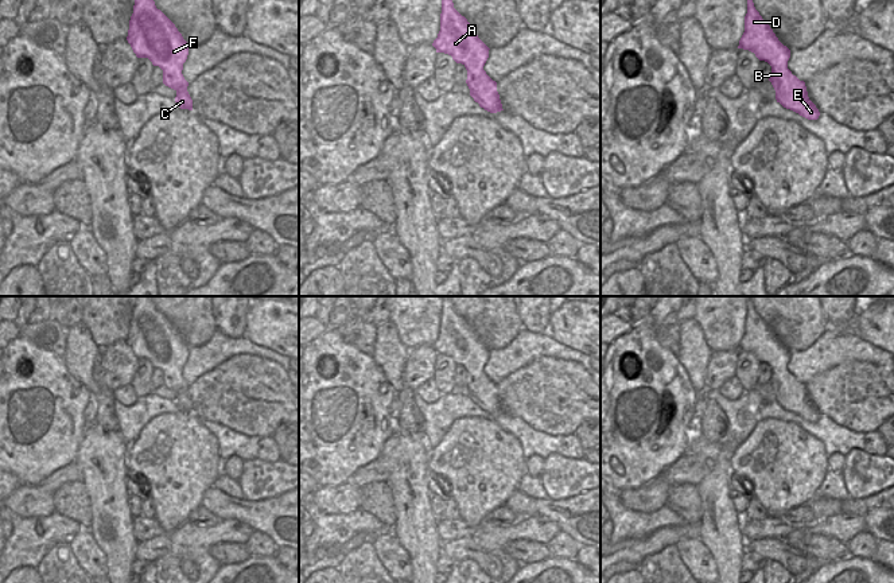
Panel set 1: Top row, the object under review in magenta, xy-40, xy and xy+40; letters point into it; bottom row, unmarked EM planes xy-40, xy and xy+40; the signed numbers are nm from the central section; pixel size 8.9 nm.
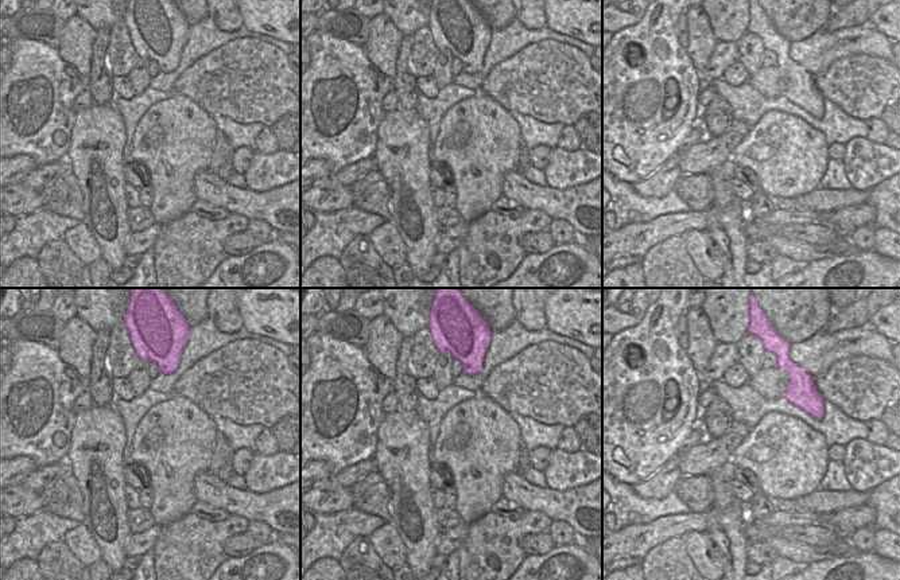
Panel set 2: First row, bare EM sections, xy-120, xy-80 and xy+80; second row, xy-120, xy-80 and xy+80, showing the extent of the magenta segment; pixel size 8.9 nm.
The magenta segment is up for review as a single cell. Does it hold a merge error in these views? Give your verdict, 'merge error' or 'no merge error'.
no merge error

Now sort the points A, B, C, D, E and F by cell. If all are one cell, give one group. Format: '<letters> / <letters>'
A B C D E F

